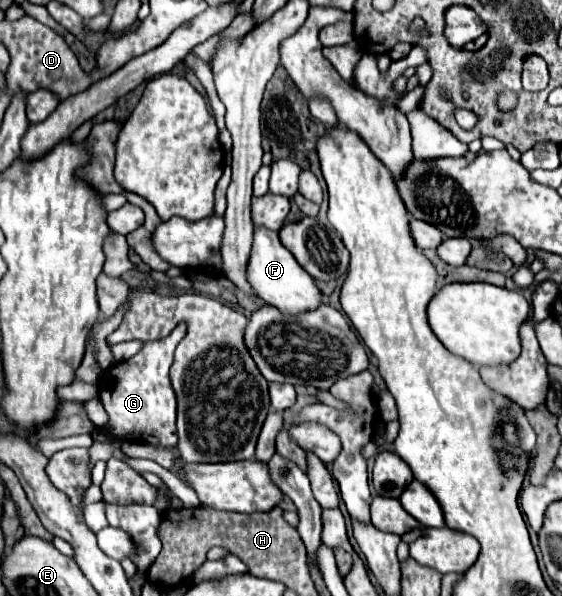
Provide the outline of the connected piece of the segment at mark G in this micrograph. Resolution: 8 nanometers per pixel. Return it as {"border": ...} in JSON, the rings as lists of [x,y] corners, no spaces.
{"border":[[[179,323],[167,337],[157,341],[147,341],[143,349],[123,363],[111,365],[105,371],[101,381],[101,403],[109,415],[107,425],[103,427],[113,439],[119,441],[145,441],[155,447],[175,447],[177,429],[175,429],[175,393],[169,383],[169,367],[173,363],[173,351],[179,341],[185,337],[185,323]]]}

